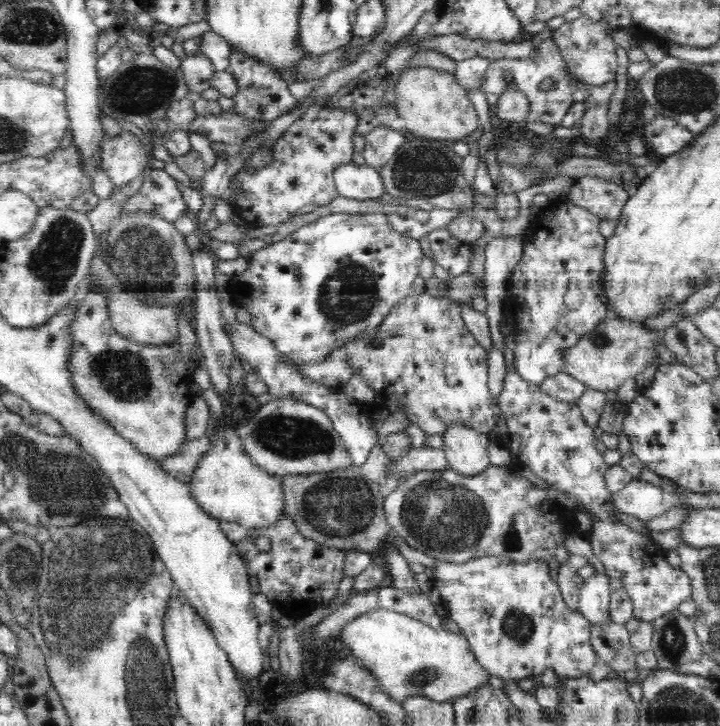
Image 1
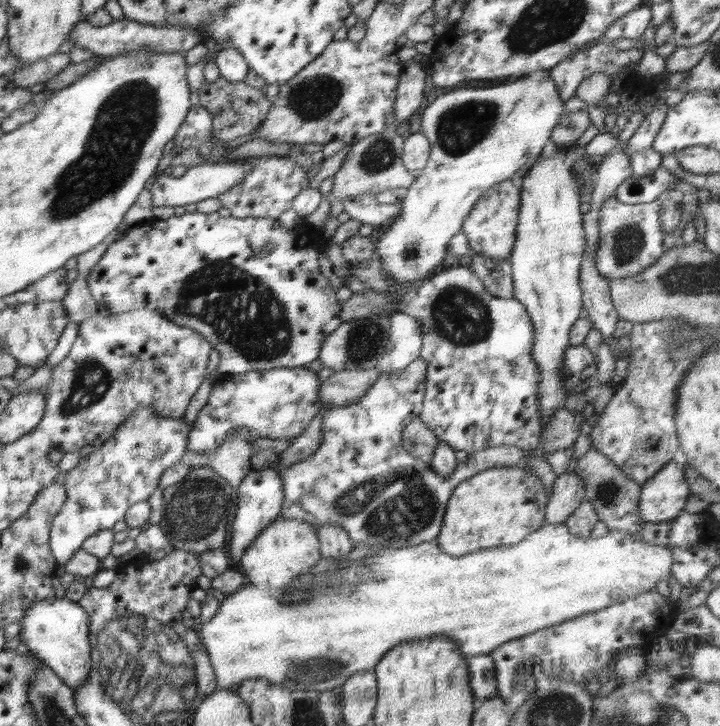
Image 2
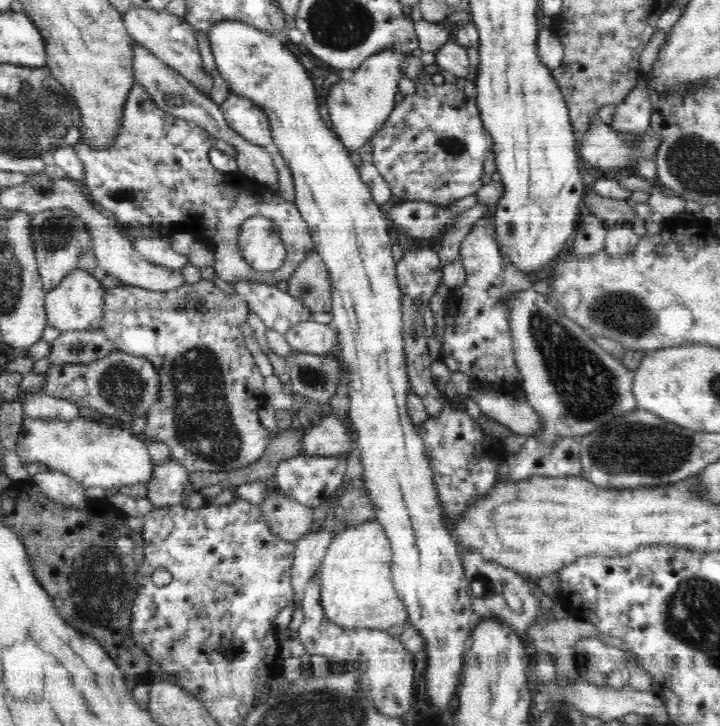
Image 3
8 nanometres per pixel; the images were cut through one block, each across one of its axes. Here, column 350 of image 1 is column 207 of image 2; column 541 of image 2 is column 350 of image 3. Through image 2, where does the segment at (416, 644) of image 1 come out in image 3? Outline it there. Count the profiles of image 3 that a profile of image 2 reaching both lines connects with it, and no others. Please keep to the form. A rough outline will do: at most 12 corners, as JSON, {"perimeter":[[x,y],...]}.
{"perimeter":[[344,527],[320,564],[324,616],[350,631],[406,624],[390,541]]}

